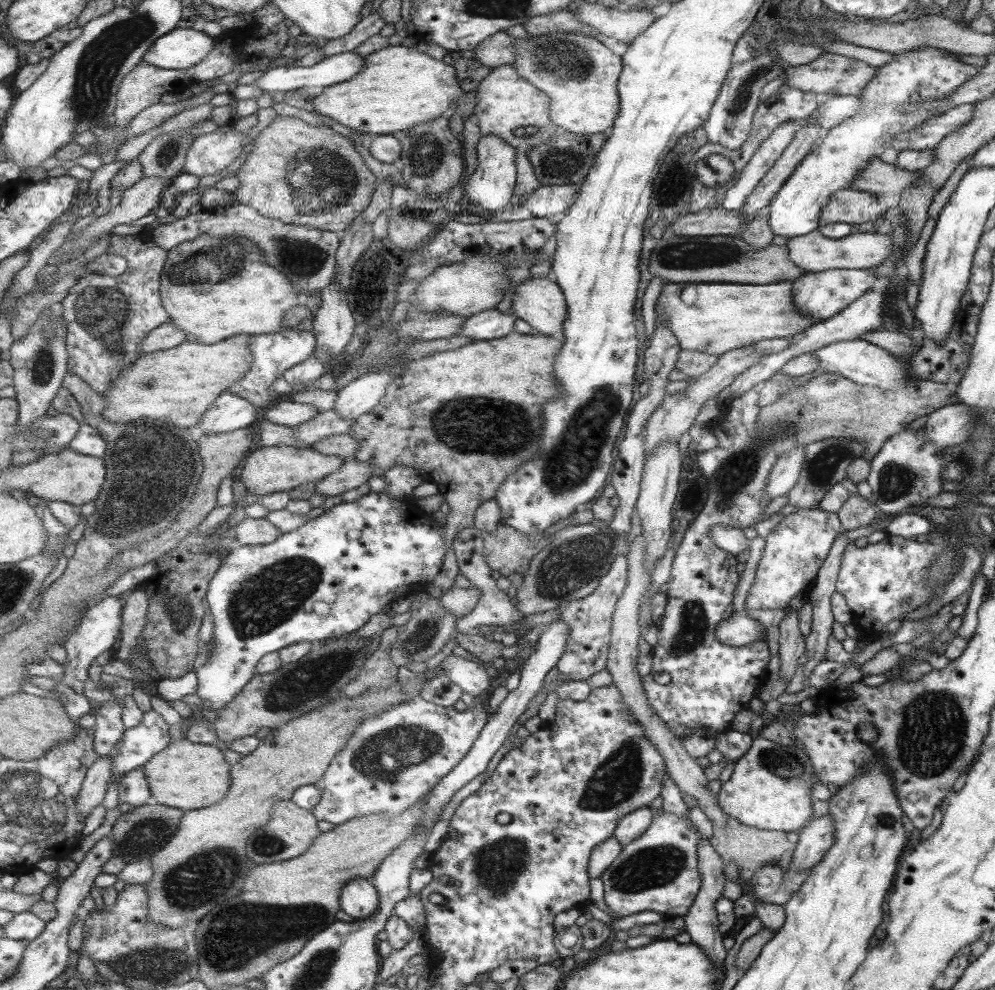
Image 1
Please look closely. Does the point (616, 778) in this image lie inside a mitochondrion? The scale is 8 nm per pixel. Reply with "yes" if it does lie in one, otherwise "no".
yes

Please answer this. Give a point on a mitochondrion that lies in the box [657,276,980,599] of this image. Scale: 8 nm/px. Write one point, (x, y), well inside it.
(737, 471)

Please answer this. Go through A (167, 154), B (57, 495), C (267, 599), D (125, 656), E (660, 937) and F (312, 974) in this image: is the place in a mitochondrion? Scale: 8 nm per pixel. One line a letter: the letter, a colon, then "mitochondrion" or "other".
A: mitochondrion
B: other
C: mitochondrion
D: other
E: other
F: mitochondrion

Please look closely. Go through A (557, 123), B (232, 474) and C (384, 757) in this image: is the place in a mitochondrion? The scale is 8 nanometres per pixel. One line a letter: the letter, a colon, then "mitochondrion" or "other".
A: other
B: other
C: mitochondrion

